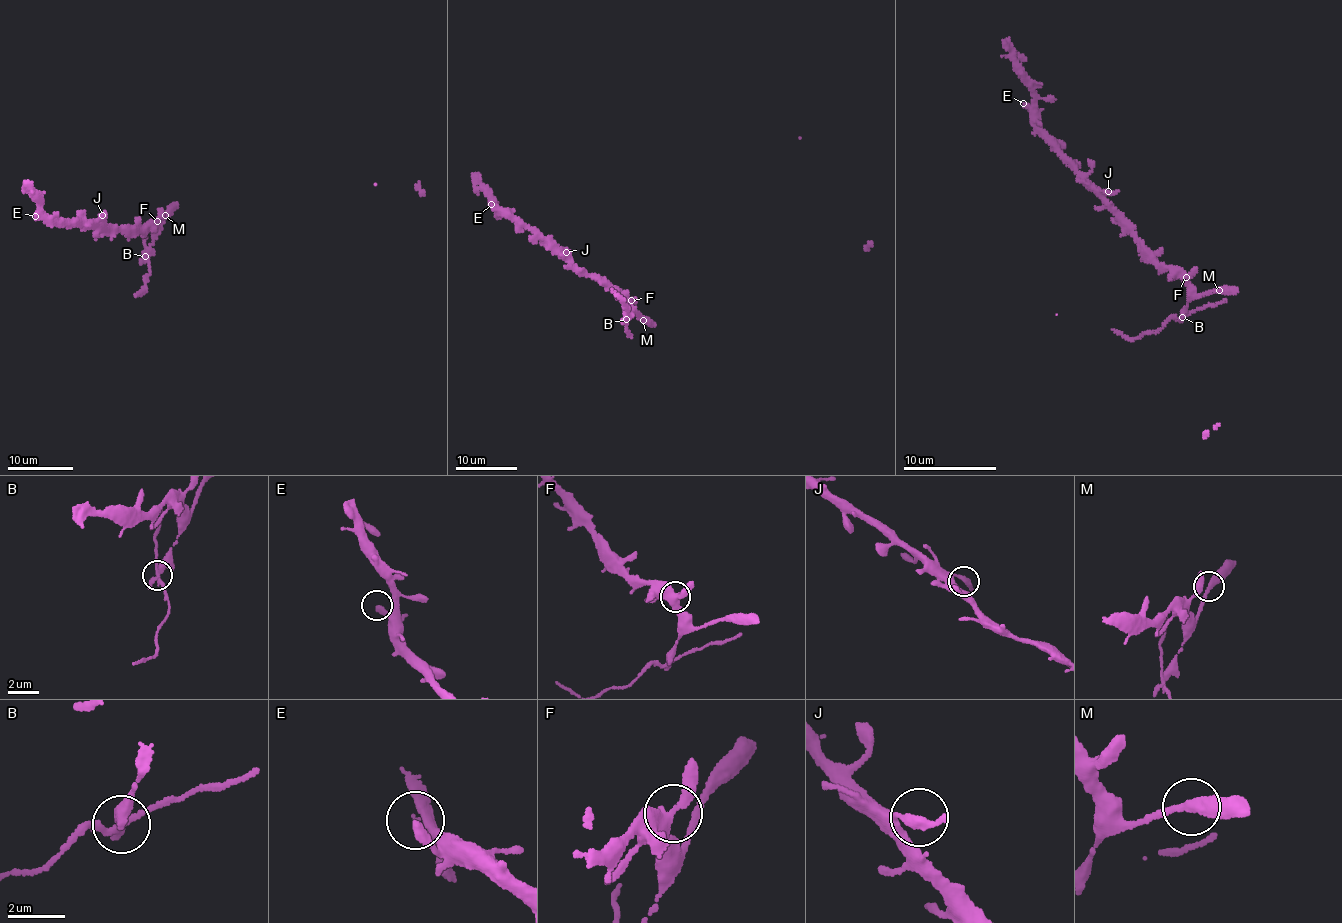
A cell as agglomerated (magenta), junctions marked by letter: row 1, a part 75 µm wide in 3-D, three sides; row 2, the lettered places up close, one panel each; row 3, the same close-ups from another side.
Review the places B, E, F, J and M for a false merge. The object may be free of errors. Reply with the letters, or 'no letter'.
B

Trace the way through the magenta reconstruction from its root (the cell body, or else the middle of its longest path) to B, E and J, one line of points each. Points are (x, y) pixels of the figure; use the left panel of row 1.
B: (163, 221), (144, 256)
E: (163, 221), (159, 228), (147, 224), (138, 230), (108, 230), (79, 222), (35, 216)
J: (163, 221), (159, 228), (147, 224), (138, 230), (112, 228), (97, 223), (102, 215)

